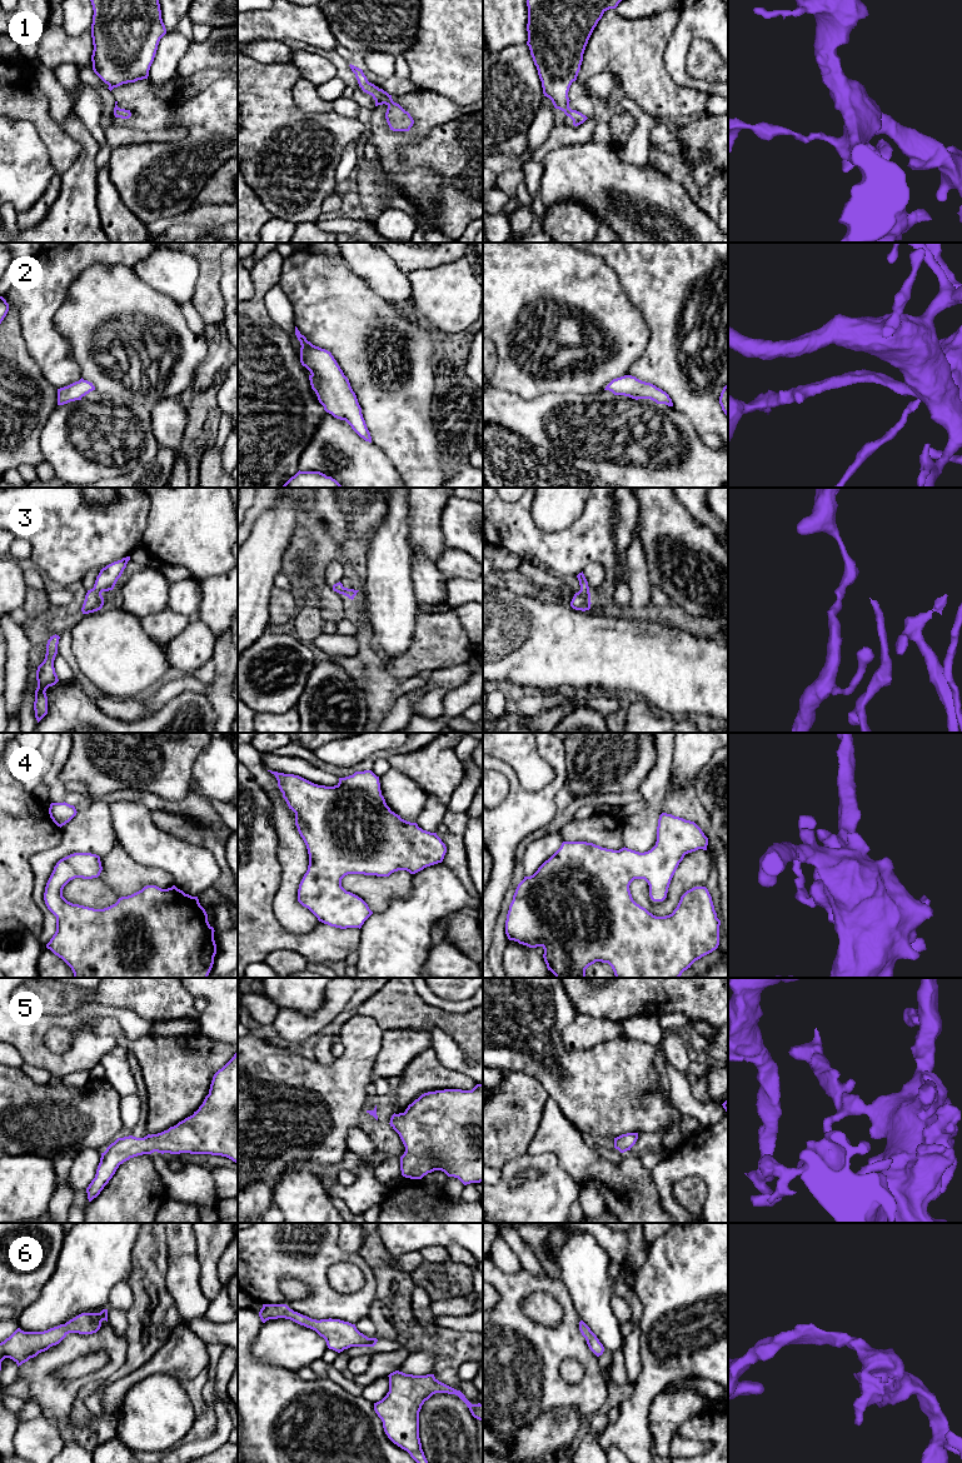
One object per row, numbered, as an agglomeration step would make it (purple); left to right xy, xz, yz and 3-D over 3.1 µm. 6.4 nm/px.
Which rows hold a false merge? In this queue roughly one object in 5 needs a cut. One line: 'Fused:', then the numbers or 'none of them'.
Fused: none of them

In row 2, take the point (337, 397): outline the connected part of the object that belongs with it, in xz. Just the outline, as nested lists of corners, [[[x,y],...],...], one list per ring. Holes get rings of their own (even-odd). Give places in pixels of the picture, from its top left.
[[[296,326],[295,335],[301,345],[300,363],[310,371],[311,389],[324,410],[345,420],[360,438],[372,443],[357,395],[332,353],[308,341]]]

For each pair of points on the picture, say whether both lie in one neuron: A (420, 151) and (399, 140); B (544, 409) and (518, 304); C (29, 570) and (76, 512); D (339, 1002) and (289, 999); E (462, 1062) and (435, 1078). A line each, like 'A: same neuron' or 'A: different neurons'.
A: different neurons
B: different neurons
C: different neurons
D: different neurons
E: different neurons

